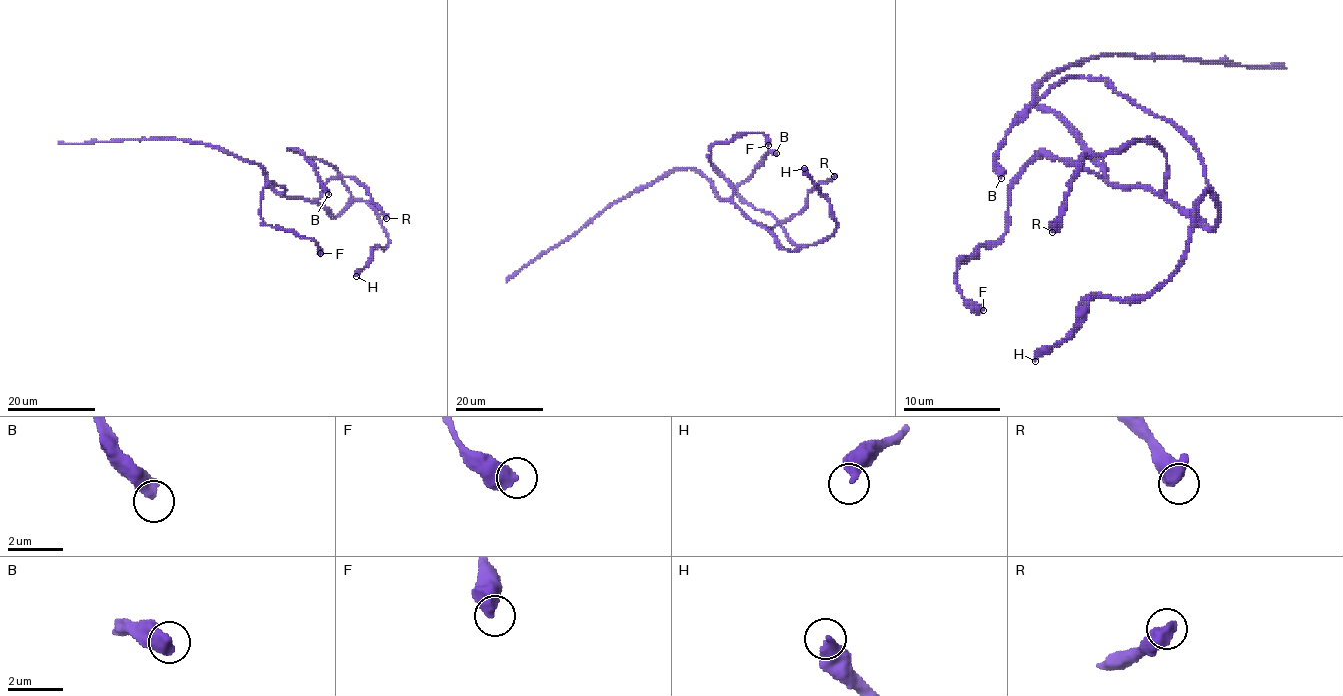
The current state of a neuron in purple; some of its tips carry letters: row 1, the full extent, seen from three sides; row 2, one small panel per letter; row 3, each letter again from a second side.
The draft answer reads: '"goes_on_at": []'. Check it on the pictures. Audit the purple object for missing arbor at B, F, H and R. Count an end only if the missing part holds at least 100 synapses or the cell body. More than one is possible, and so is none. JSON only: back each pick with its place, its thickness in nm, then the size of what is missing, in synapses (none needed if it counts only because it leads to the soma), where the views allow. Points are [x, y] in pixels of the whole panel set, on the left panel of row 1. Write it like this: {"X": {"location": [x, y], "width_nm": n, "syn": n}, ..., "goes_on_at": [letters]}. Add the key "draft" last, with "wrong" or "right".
{"goes_on_at": [], "draft": "right"}

